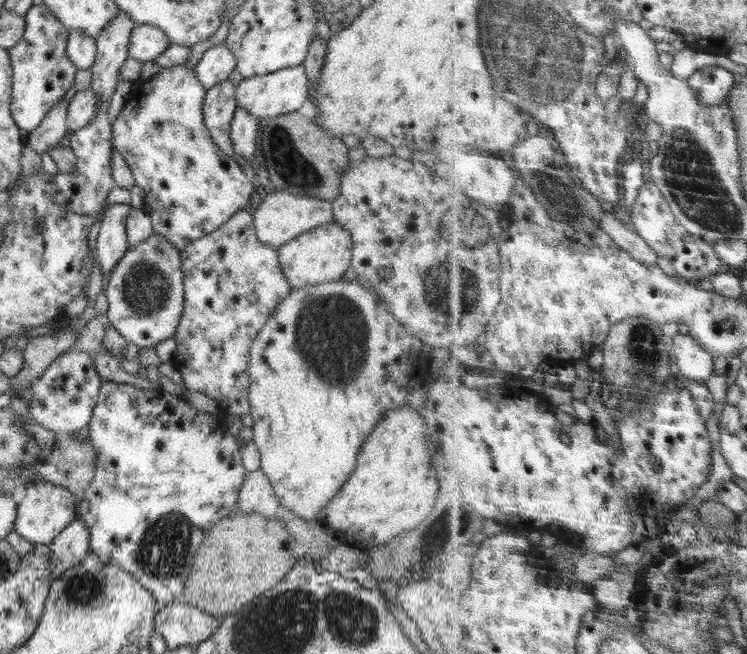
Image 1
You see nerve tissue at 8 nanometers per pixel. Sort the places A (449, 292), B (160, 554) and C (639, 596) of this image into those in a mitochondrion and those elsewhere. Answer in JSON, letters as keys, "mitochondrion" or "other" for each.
{"A":"mitochondrion","B":"mitochondrion","C":"other"}

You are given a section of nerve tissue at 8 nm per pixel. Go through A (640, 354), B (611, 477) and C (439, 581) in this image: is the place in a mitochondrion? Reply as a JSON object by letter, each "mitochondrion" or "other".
{"A":"mitochondrion","B":"other","C":"other"}

